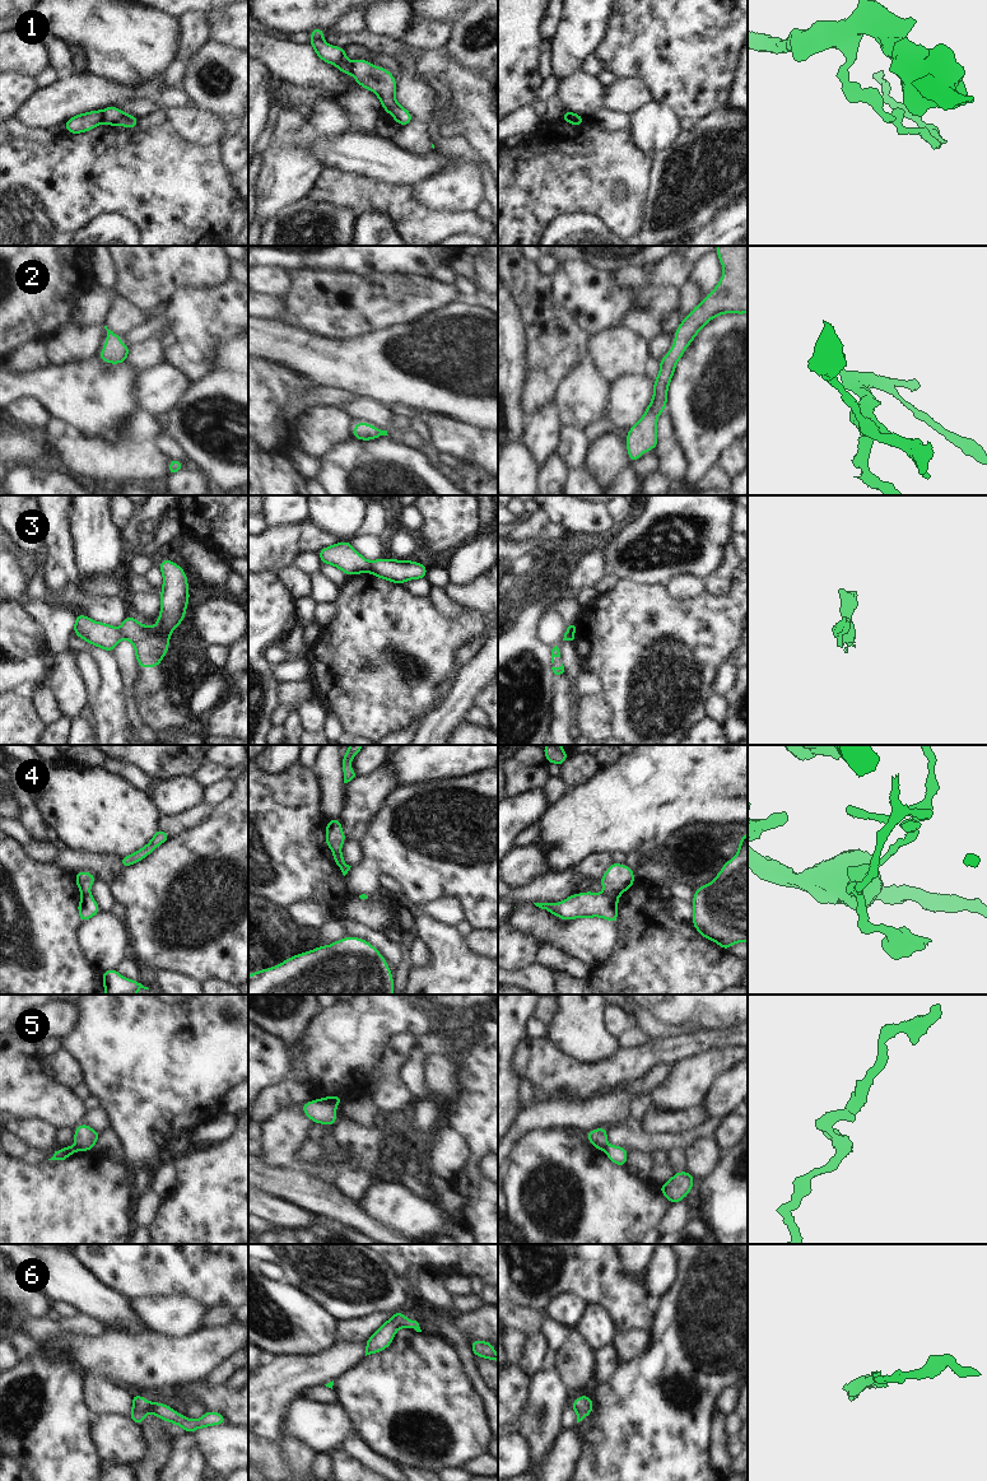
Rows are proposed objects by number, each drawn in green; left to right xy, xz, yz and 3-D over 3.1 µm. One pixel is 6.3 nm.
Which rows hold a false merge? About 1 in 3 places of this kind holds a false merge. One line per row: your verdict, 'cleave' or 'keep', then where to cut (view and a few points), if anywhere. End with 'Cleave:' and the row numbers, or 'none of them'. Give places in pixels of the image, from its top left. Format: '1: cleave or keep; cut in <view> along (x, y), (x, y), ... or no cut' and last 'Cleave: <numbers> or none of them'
1: cleave; cut in xy along (99, 111), (102, 121)
2: keep; no cut
3: cleave; cut in xz along (368, 562), (369, 571)
4: cleave; cut in yz along (604, 893), (617, 899)
5: cleave; cut in xz along (322, 1099), (334, 1105)
6: keep; no cut
Cleave: 1, 3, 4, 5

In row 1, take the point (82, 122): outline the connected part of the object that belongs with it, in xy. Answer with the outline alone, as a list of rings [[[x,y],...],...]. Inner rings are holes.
[[[96,110],[70,117],[65,126],[69,134],[82,134],[96,129],[101,122],[101,111]]]

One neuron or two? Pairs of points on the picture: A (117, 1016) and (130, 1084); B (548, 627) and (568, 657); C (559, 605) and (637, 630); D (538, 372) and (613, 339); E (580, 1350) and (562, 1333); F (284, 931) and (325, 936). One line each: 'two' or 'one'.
A: one
B: one
C: two
D: two
E: two
F: one

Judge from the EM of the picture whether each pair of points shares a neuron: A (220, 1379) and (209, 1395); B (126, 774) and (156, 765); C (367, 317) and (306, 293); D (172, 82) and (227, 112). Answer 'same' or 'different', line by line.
A: different
B: different
C: same
D: different

